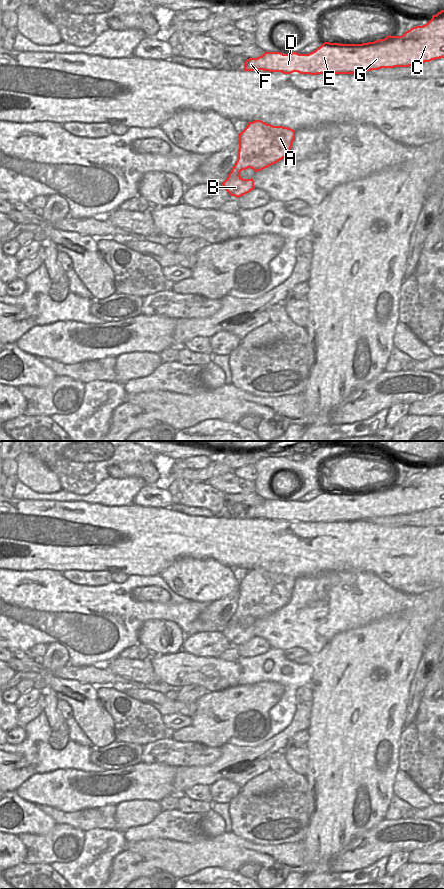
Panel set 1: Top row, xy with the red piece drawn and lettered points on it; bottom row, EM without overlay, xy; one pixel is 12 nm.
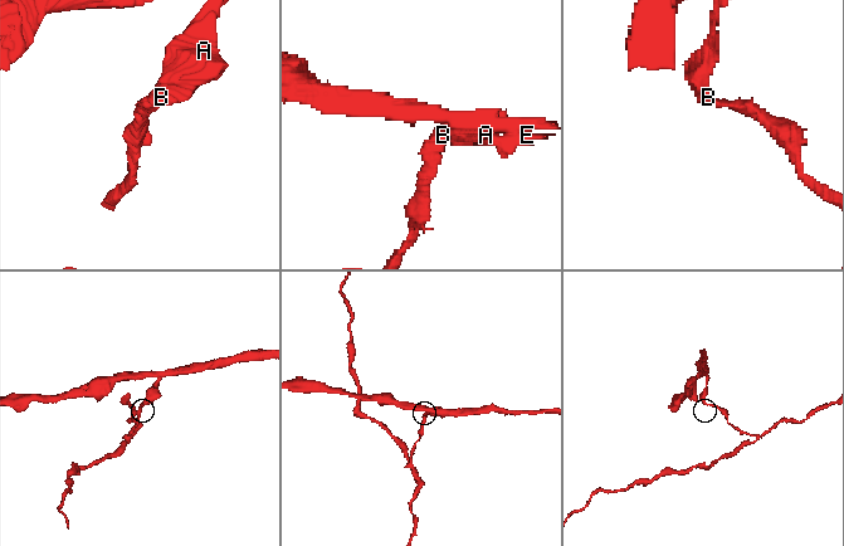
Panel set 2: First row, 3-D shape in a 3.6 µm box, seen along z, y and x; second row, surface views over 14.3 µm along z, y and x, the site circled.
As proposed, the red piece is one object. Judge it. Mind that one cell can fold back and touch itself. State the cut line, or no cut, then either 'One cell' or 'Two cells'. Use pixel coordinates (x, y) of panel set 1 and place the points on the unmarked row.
Split along xy (316, 521), (312, 522). Two cells.

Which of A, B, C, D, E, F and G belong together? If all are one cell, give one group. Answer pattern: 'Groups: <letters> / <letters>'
Groups: A B / C D E F G.

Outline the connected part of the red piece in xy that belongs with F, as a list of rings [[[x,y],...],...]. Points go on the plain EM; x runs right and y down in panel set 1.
[[[441,458],[423,474],[416,474],[402,484],[388,483],[384,487],[362,492],[340,492],[324,490],[309,502],[292,500],[265,500],[257,506],[249,506],[244,511],[244,519],[269,519],[291,522],[354,522],[379,518],[381,516],[409,515],[435,507],[444,506],[444,458]]]

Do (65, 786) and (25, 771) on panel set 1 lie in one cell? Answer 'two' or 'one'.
two

